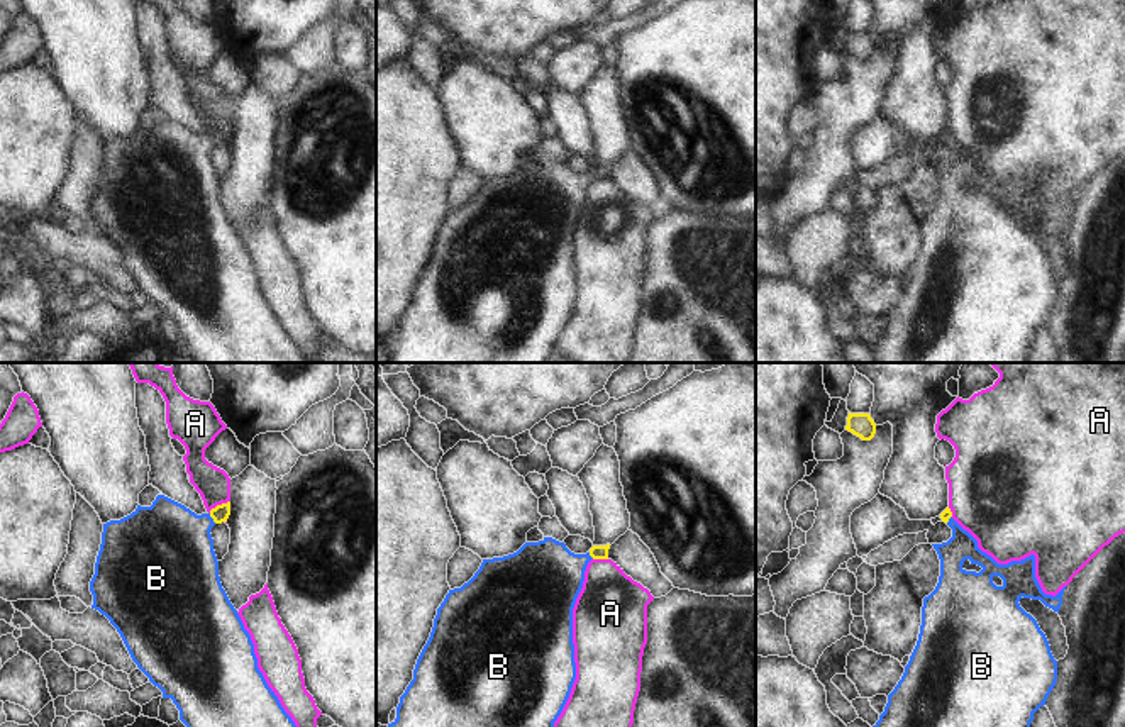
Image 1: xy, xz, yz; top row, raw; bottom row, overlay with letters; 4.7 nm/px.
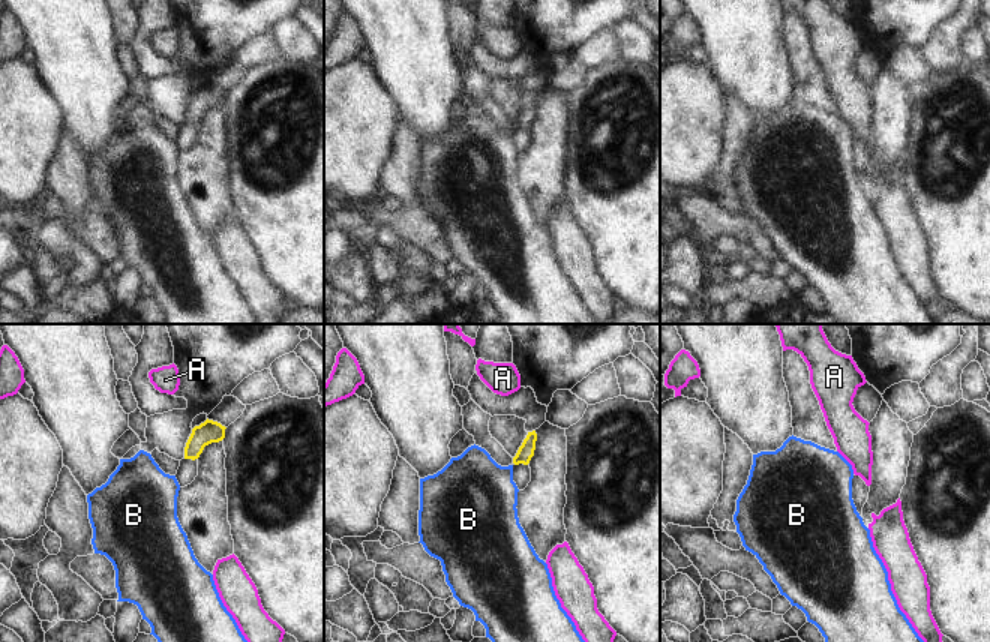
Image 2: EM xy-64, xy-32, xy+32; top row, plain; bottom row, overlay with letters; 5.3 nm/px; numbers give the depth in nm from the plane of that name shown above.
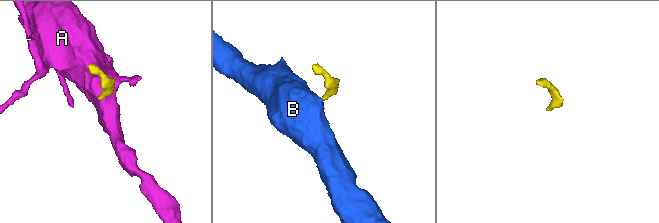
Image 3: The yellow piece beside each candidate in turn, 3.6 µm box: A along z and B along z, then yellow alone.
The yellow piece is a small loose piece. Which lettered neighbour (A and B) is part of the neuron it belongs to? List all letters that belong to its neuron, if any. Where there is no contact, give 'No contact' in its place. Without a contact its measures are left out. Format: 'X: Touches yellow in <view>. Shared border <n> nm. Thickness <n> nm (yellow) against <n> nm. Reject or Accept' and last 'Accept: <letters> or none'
A: Touches yellow in xy. Shared border 120 nm. Thickness 80 nm (yellow) against 160 nm. Reject
B: Touches yellow in xy. Shared border 60 nm. Thickness 80 nm (yellow) against 400 nm. Accept
Accept: B.

